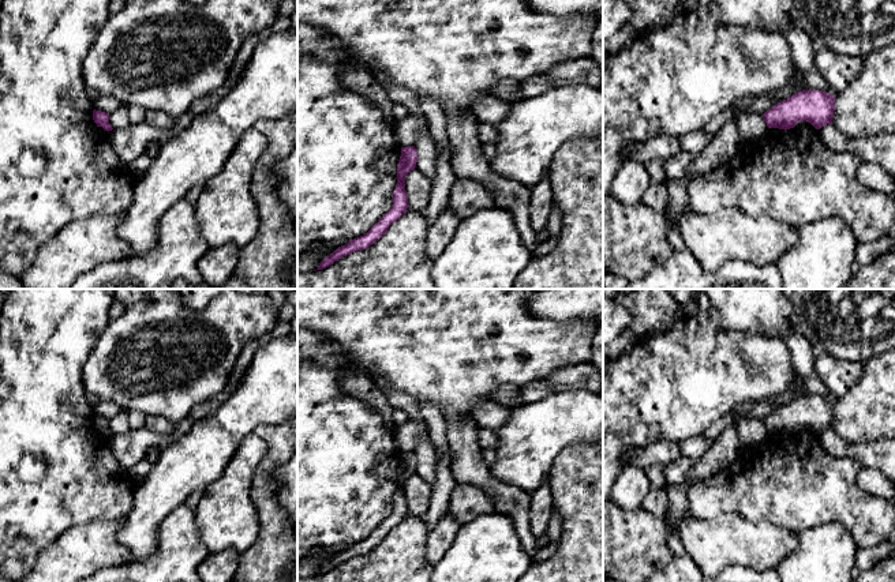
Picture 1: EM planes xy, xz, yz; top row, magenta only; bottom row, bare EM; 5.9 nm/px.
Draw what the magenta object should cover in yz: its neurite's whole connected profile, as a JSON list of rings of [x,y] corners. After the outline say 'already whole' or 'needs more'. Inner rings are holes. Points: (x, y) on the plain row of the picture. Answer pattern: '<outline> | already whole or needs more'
[[[802,395],[793,399],[787,405],[783,405],[782,408],[774,410],[769,416],[767,416],[763,420],[763,424],[767,428],[768,433],[790,435],[794,433],[794,431],[798,427],[808,427],[816,435],[820,435],[827,429],[832,429],[834,416],[835,416],[834,399],[828,399],[821,395]]] | already whole

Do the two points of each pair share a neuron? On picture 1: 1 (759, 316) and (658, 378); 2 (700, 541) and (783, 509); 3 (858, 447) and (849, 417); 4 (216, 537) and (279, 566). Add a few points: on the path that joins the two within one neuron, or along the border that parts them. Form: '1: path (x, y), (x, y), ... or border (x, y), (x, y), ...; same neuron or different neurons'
1: border (712, 308), (723, 330), (753, 331), (767, 337); different neurons
2: border (726, 511), (746, 518), (767, 518), (787, 530); different neurons
3: border (880, 438), (849, 443); different neurons
4: path (231, 537), (250, 537), (263, 551); same neuron

